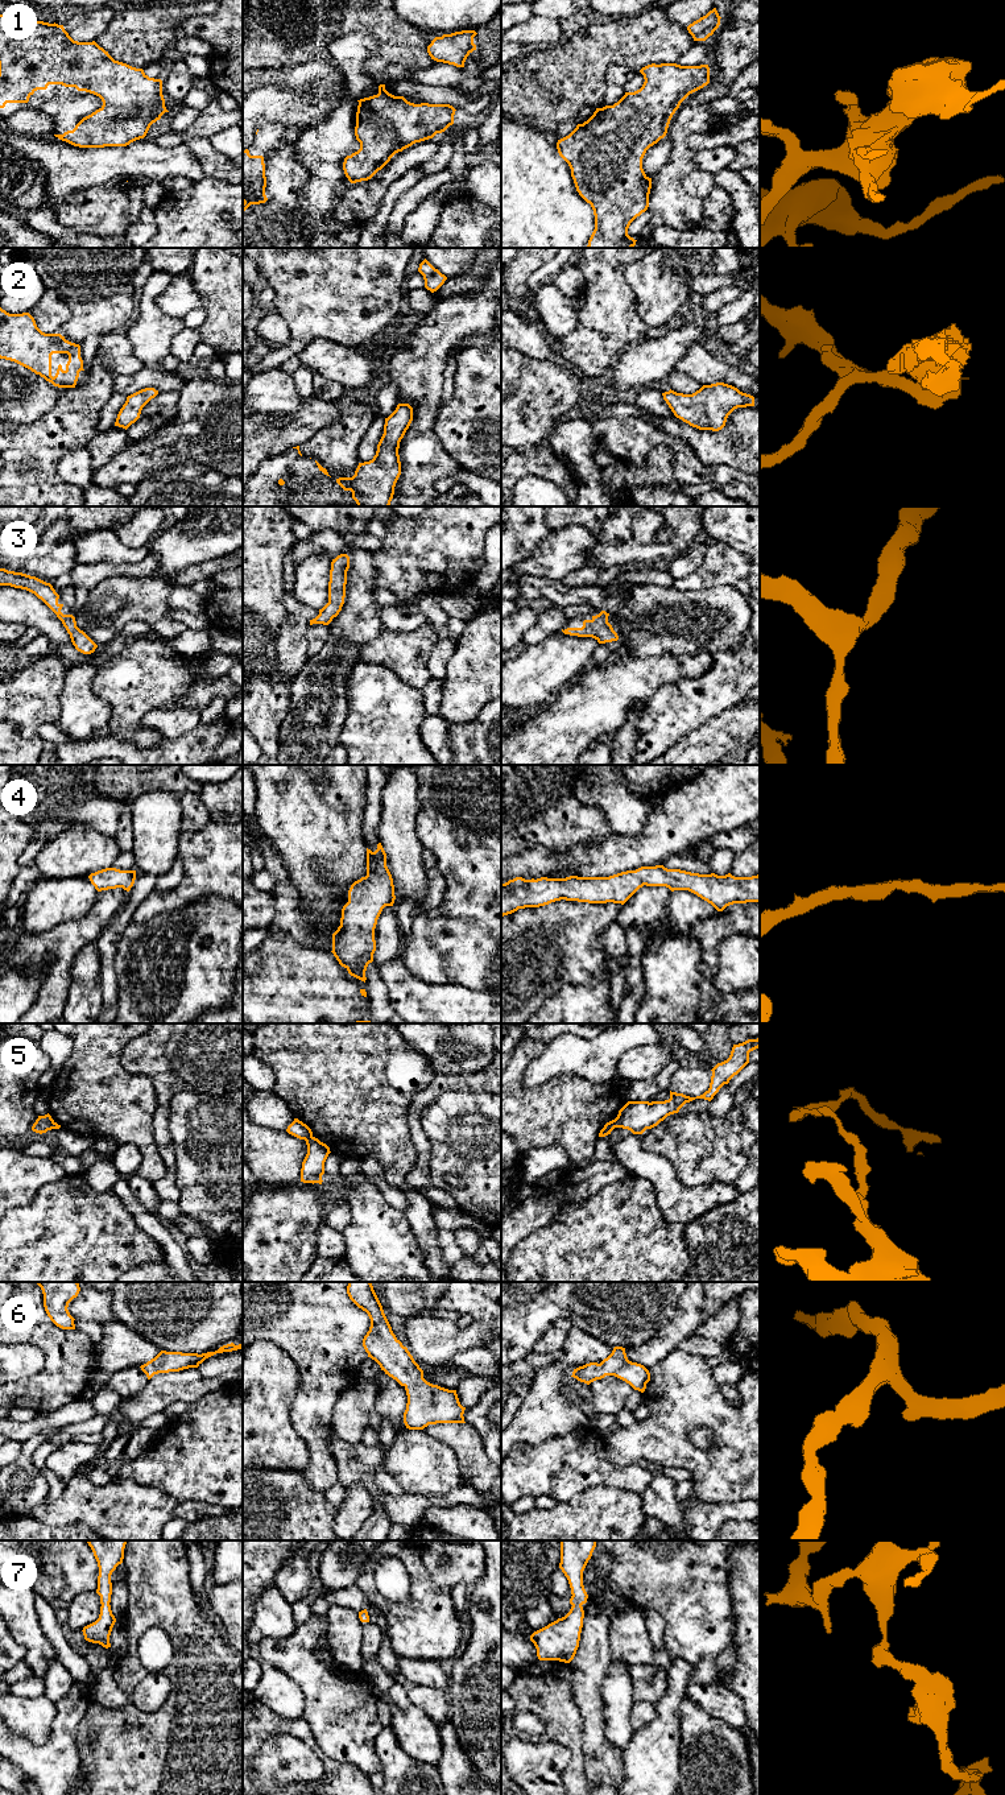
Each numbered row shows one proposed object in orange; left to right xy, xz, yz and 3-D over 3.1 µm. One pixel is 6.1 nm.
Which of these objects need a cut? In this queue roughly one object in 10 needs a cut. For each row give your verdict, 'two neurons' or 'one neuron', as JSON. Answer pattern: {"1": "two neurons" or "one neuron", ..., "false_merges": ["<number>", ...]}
{"1": "one neuron", "2": "one neuron", "3": "one neuron", "4": "one neuron", "5": "two neurons", "6": "one neuron", "7": "one neuron", "false_merges": ["5"]}

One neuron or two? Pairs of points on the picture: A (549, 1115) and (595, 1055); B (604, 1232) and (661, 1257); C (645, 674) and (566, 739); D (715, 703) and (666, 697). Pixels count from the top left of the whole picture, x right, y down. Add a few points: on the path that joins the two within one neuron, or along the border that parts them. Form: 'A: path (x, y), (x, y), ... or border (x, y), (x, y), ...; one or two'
A: border (549, 1079), (575, 1075), (592, 1082), (609, 1083); two
B: path (619, 1247), (627, 1254), (646, 1257); one
C: path (625, 685), (616, 689), (586, 719); one
D: path (703, 702), (678, 702); one

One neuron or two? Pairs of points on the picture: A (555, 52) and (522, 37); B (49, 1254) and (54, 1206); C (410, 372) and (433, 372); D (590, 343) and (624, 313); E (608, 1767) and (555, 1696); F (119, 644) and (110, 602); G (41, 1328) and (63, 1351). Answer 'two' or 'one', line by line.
A: two
B: one
C: one
D: one
E: two
F: two
G: one

